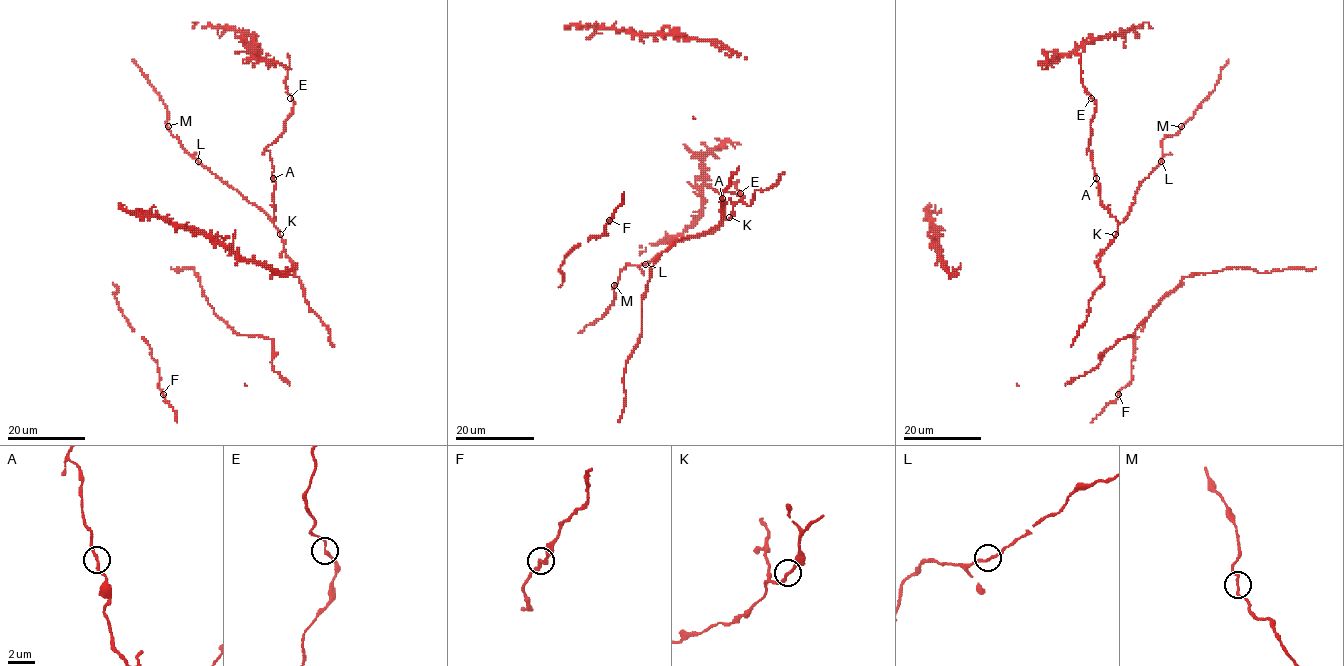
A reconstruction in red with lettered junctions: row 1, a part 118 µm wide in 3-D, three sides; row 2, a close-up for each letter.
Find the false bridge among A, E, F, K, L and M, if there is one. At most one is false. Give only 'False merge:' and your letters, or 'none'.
False merge: none

